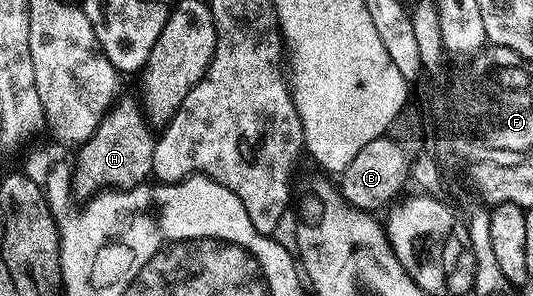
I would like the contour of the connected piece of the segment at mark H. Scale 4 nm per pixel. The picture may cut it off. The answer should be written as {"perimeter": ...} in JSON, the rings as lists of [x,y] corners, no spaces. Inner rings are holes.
{"perimeter":[[[126,95],[120,96],[101,119],[95,134],[78,146],[75,165],[71,169],[70,190],[76,198],[90,199],[104,191],[134,189],[151,177],[156,134],[148,125],[140,102]]]}

